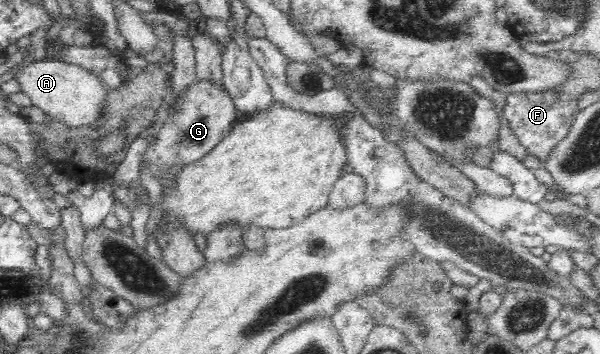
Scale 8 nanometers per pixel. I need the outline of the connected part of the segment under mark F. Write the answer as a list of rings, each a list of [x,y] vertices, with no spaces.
[[[550,91],[542,93],[514,93],[508,94],[503,108],[504,119],[516,135],[519,143],[523,145],[530,156],[538,157],[542,166],[546,163],[552,148],[568,133],[570,124],[575,115],[580,111],[578,102],[570,98],[556,100],[556,96]]]

